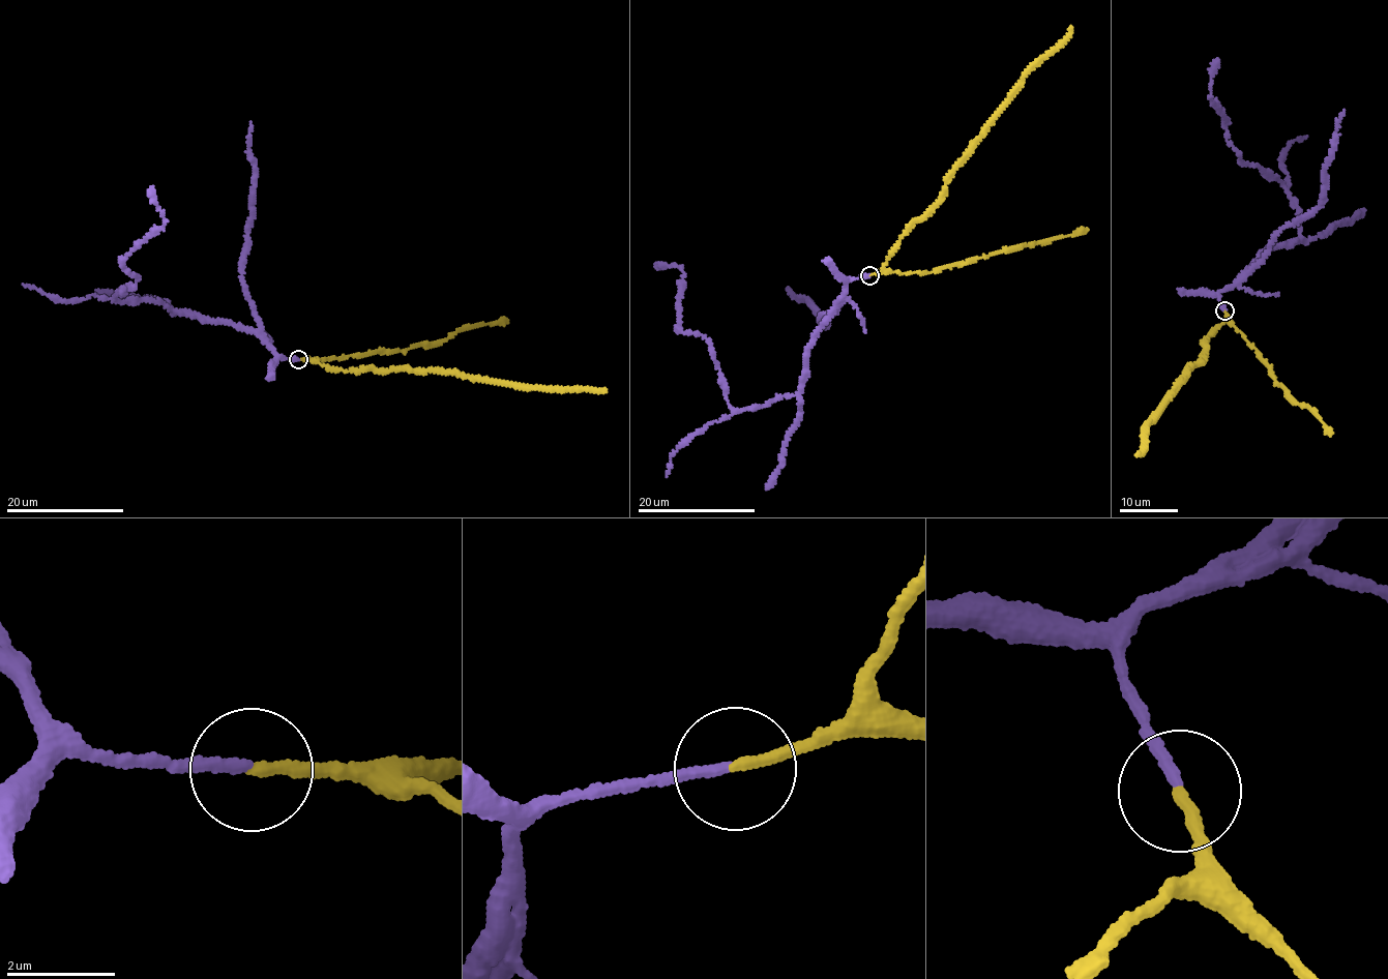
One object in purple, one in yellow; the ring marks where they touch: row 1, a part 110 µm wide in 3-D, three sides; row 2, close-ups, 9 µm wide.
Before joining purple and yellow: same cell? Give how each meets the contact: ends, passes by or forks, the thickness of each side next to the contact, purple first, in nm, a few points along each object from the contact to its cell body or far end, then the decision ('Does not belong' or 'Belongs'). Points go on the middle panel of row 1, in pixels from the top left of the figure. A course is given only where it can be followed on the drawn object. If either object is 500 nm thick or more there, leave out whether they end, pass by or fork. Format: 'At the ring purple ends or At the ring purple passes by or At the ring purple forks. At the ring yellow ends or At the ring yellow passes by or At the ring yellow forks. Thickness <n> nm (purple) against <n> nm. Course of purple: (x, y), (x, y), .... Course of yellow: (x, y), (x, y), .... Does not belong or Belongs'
At the ring purple ends. At the ring yellow ends. Thickness 180 nm (purple) against 200 nm. Course of purple: (870, 275), (846, 282), (796, 395), (739, 411), (712, 347), (678, 326), (681, 267), (656, 265). Course of yellow: (870, 275), (883, 268), (905, 235), (936, 205), (944, 186), (963, 158), (1028, 71), (1057, 49), (1071, 28). Belongs

